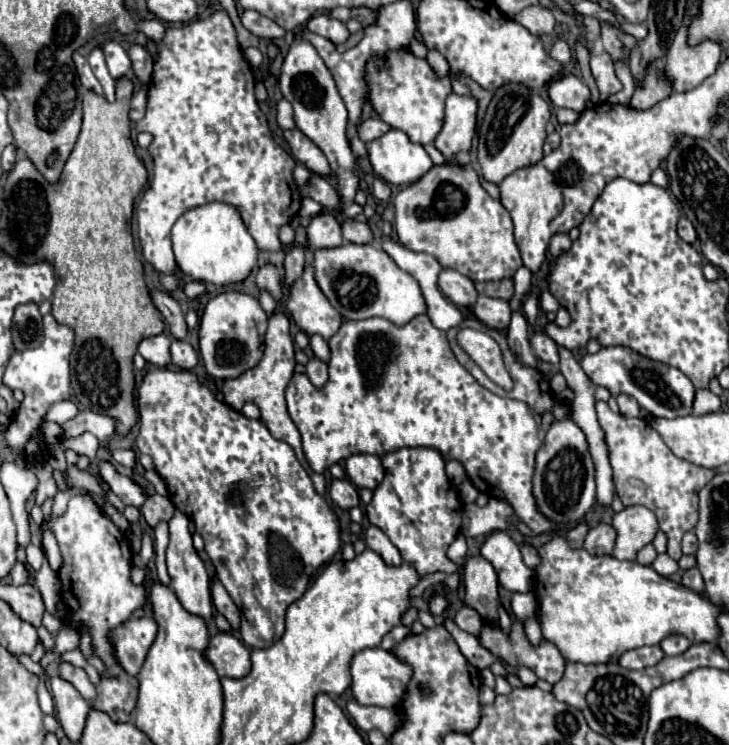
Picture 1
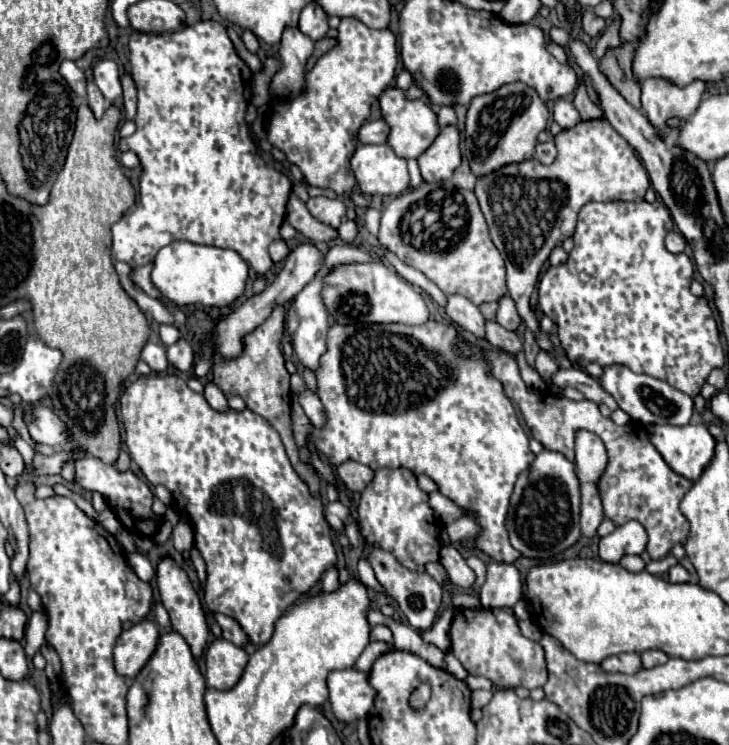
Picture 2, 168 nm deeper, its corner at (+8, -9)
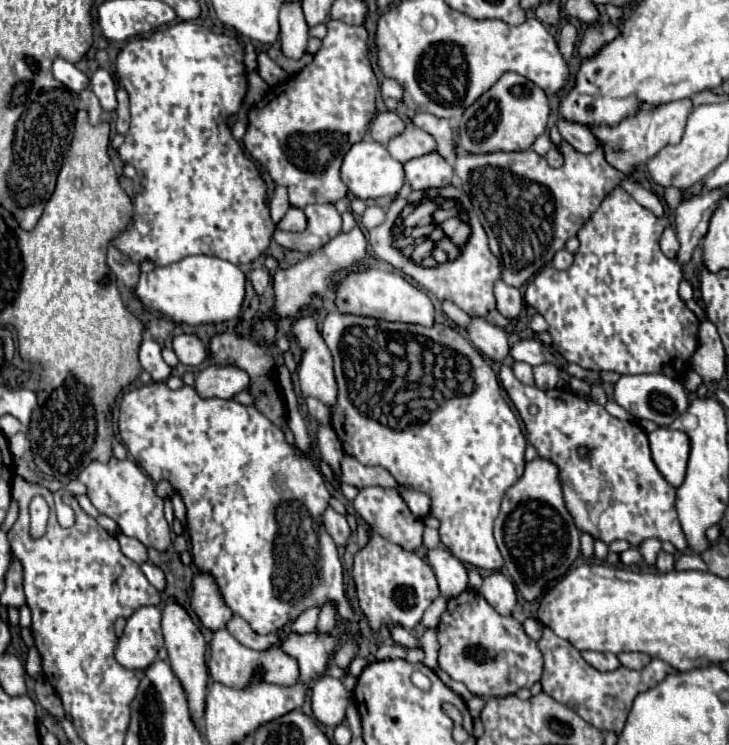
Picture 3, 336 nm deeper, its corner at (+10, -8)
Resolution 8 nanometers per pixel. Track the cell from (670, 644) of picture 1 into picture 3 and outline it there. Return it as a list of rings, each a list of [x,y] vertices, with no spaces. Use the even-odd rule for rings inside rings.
[[[622,652],[622,654],[618,654],[618,658],[620,658],[622,666],[632,668],[632,670],[640,670],[652,660],[652,656],[642,654],[642,652]]]

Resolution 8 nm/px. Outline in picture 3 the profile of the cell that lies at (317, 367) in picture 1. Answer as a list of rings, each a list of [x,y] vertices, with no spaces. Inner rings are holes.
[[[320,424],[318,432],[316,432],[316,440],[318,440],[322,460],[326,464],[330,464],[330,468],[338,476],[340,474],[340,460],[344,458],[344,450],[342,450],[338,436],[334,434],[334,430],[328,424]]]

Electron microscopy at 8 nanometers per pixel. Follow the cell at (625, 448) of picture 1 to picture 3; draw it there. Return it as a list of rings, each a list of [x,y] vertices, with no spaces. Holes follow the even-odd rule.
[[[502,364],[498,376],[526,424],[528,442],[538,450],[540,456],[550,458],[552,462],[558,464],[566,508],[574,516],[578,530],[588,532],[590,536],[600,538],[606,544],[610,544],[612,540],[628,540],[632,546],[640,546],[646,538],[658,538],[662,542],[664,540],[672,542],[680,552],[686,550],[686,538],[674,506],[676,488],[670,486],[666,478],[660,474],[660,470],[656,468],[648,446],[648,434],[636,422],[622,422],[610,416],[604,410],[604,406],[596,404],[590,398],[578,396],[570,390],[562,390],[562,388],[540,390],[536,386],[526,386],[512,374],[512,368],[506,364]],[[578,446],[586,446],[590,450],[586,460],[578,456],[576,452]],[[594,504],[600,504],[600,508],[594,510]]]

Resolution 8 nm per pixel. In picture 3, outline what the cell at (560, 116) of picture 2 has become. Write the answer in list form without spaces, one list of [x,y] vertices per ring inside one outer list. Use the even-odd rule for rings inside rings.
[[[560,118],[556,126],[558,126],[562,138],[564,138],[566,142],[570,142],[578,152],[588,154],[588,152],[594,150],[594,146],[598,144],[596,136],[594,136],[594,134],[590,132],[590,128],[584,126],[584,124],[578,124],[578,122],[570,122],[570,120]]]

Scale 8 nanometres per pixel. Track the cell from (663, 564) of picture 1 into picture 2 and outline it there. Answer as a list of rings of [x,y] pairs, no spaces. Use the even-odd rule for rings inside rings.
[[[668,553],[666,557],[662,557],[662,559],[658,559],[658,561],[650,561],[650,563],[646,565],[646,571],[652,573],[652,575],[664,575],[674,563],[676,563],[674,555]]]

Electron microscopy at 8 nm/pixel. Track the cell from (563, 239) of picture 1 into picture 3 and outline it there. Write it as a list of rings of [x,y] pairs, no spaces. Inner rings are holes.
[[[558,250],[556,256],[554,256],[554,260],[552,260],[554,268],[558,268],[558,270],[566,270],[566,268],[570,268],[572,262],[574,262],[574,256],[572,256],[568,250]]]

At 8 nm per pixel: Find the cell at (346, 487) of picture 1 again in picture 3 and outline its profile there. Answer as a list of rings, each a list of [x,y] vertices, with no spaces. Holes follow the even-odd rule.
[[[326,508],[324,512],[324,526],[326,526],[326,532],[332,536],[332,540],[338,544],[338,546],[346,546],[348,540],[350,540],[350,528],[348,528],[348,520],[346,516],[338,514],[334,508]]]

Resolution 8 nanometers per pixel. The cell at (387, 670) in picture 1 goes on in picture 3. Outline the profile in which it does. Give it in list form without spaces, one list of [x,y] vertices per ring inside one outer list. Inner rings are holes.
[[[324,674],[312,686],[312,712],[318,722],[326,726],[338,726],[346,720],[346,710],[352,702],[352,692],[342,680]]]

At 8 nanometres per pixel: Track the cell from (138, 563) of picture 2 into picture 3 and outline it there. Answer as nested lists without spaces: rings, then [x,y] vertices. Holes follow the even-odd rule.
[[[144,562],[144,564],[140,564],[140,570],[144,572],[144,576],[148,578],[148,582],[154,586],[154,588],[158,588],[158,590],[164,590],[164,574],[162,574],[162,570],[160,568],[156,568],[154,564],[150,564],[150,562]]]

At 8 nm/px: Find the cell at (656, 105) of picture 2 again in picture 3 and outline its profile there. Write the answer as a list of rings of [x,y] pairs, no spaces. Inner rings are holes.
[[[676,100],[676,102],[668,102],[668,104],[660,104],[660,106],[650,106],[646,102],[638,104],[636,114],[626,116],[618,126],[594,126],[592,132],[598,140],[602,140],[606,144],[606,160],[622,170],[624,174],[632,174],[632,170],[638,164],[644,164],[648,158],[652,158],[654,154],[658,154],[658,150],[662,150],[668,144],[678,144],[684,128],[686,128],[686,120],[692,112],[692,100]]]

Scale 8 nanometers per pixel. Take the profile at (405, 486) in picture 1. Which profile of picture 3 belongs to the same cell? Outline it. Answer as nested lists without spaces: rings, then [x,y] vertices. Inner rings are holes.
[[[382,486],[362,488],[358,492],[358,496],[354,498],[352,506],[354,506],[356,514],[360,514],[372,526],[372,530],[378,532],[382,538],[386,538],[388,542],[398,544],[398,546],[402,546],[408,552],[414,552],[420,546],[424,546],[424,542],[422,542],[424,522],[422,522],[422,518],[418,518],[418,516],[414,516],[410,512],[410,508],[404,502],[404,498],[400,496],[398,488],[382,488]]]

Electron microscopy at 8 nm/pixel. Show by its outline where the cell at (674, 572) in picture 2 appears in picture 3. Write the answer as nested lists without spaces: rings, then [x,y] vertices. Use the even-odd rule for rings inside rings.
[[[664,550],[658,554],[658,562],[656,562],[656,568],[660,572],[670,572],[674,570],[674,556],[672,554],[666,554]]]

